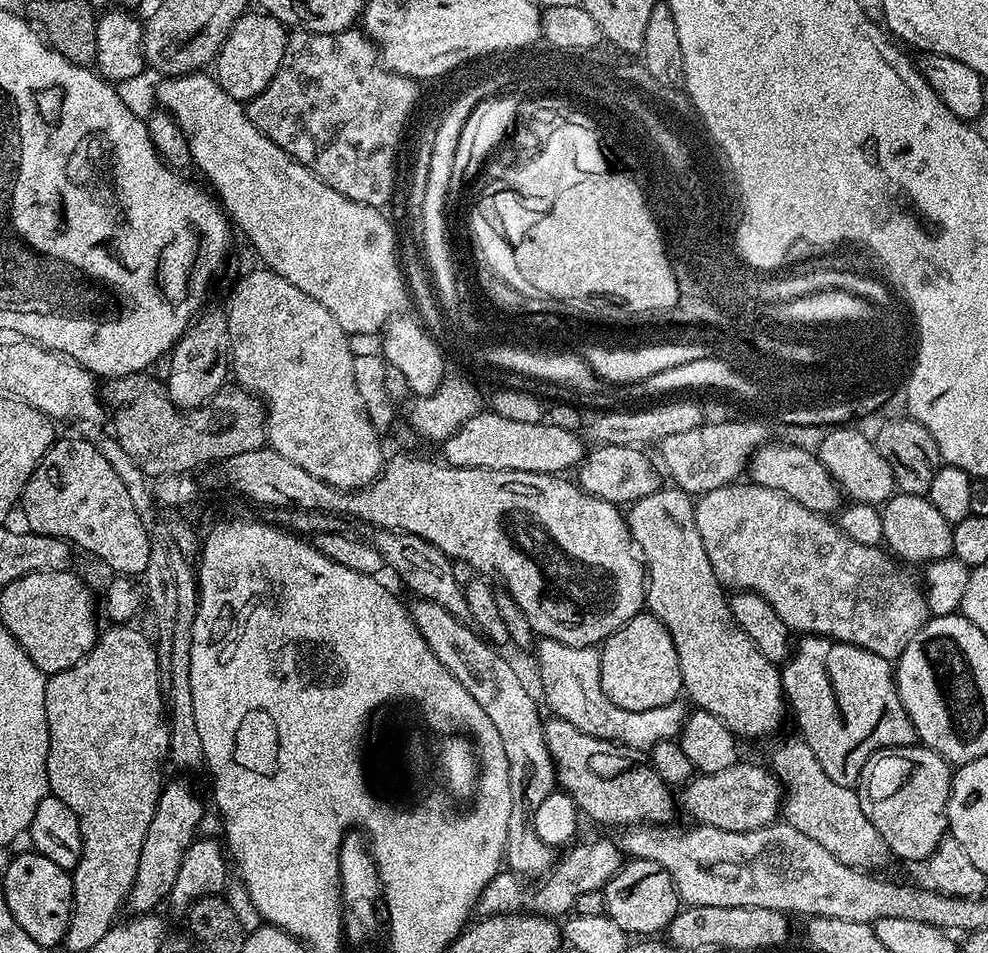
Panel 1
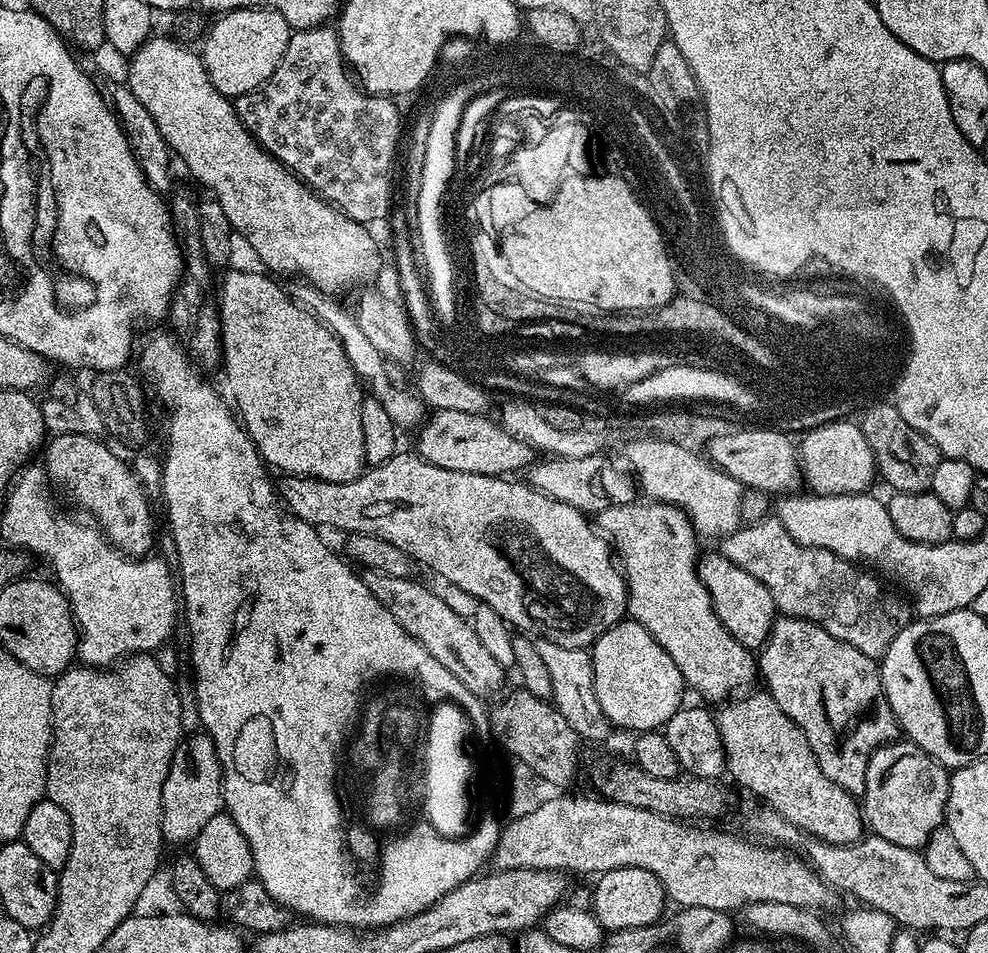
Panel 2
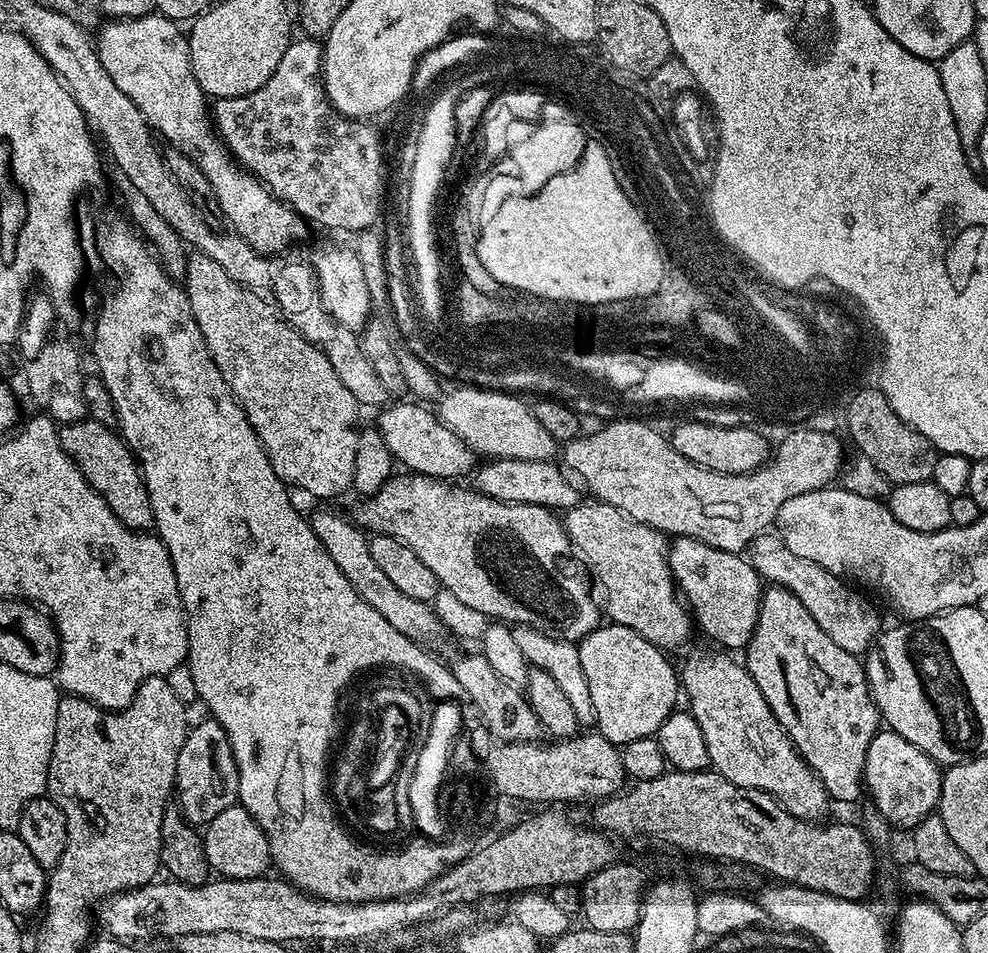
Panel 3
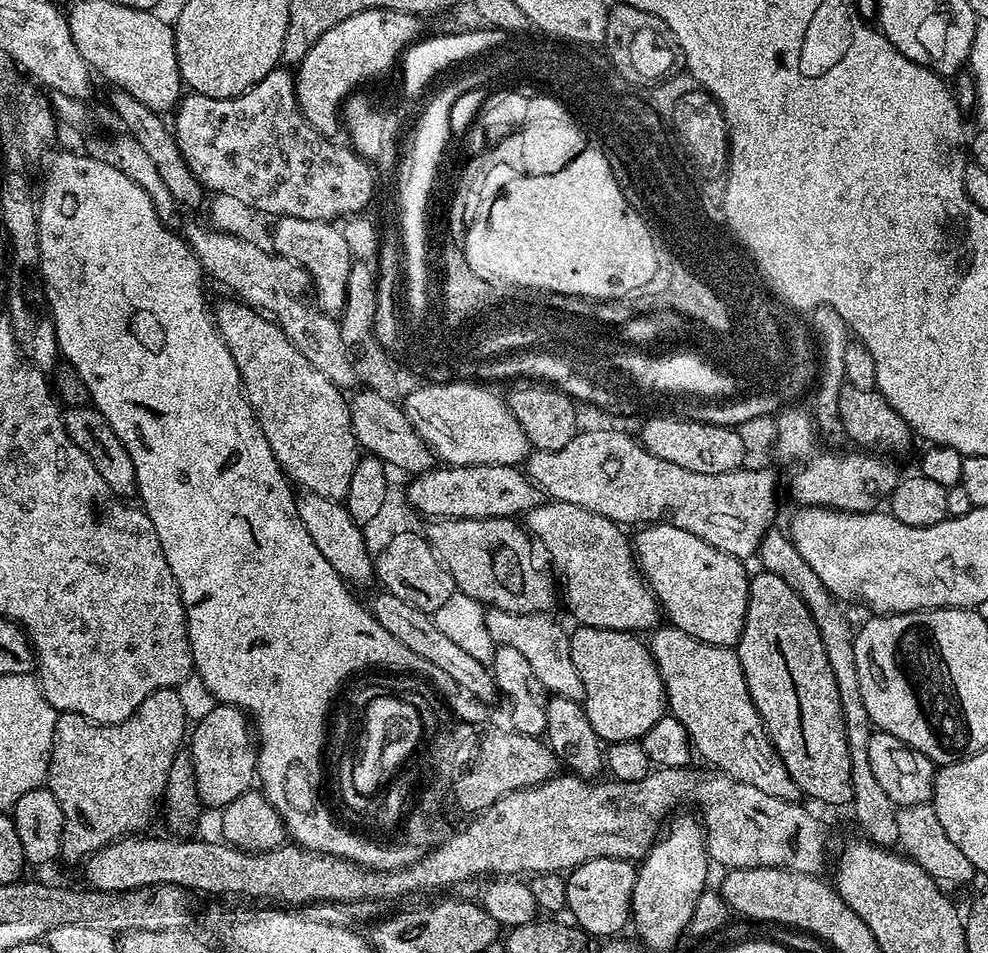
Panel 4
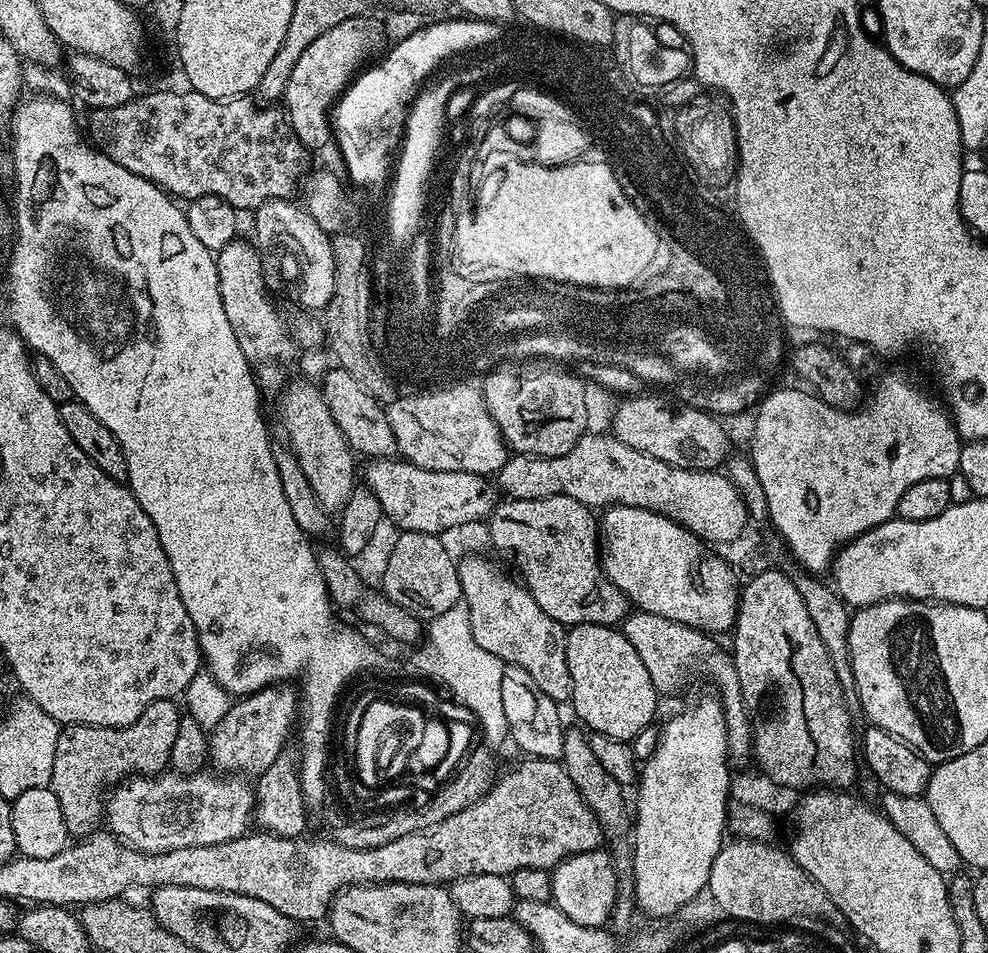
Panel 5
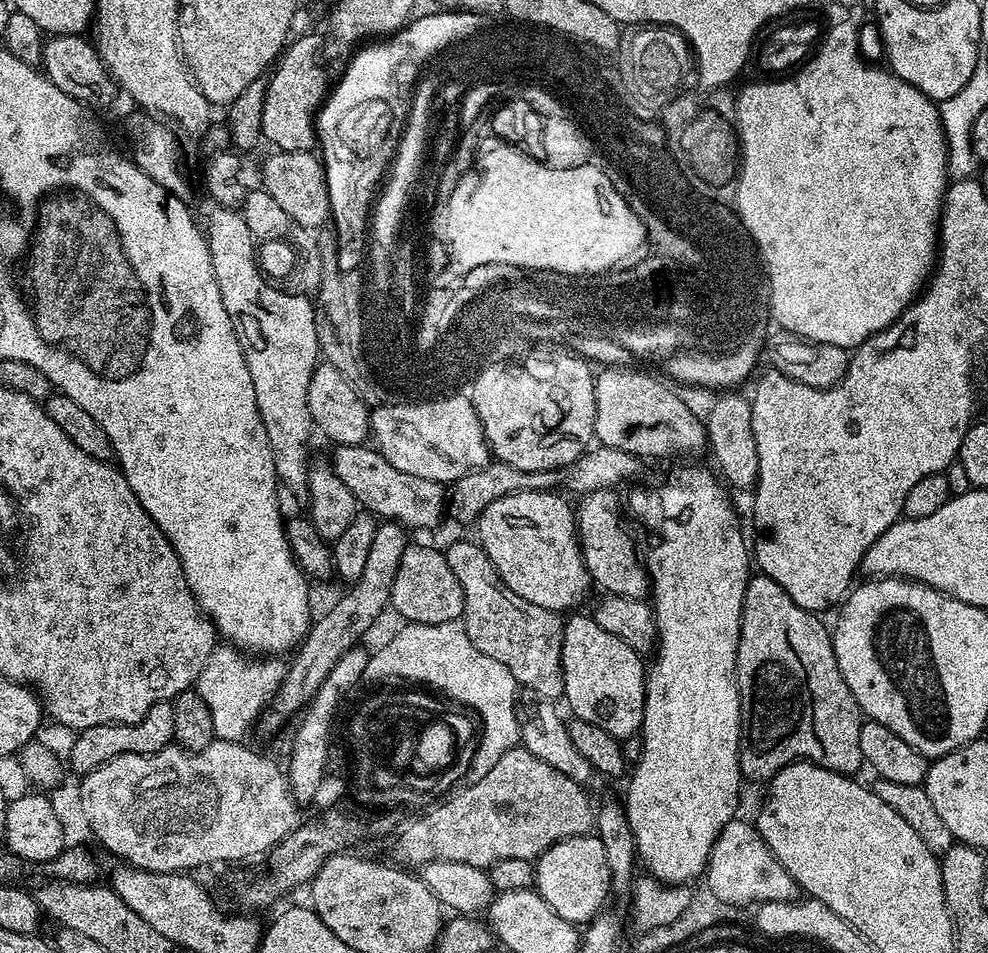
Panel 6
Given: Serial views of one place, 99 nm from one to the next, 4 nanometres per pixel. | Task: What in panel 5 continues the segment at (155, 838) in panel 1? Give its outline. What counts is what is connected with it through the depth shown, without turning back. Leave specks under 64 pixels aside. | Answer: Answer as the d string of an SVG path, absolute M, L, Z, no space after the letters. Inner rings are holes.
M281 682L271 688L237 699L218 726L210 732L208 755L213 769L224 774L258 778L285 751L288 734L293 733L298 718L298 692L291 683Z

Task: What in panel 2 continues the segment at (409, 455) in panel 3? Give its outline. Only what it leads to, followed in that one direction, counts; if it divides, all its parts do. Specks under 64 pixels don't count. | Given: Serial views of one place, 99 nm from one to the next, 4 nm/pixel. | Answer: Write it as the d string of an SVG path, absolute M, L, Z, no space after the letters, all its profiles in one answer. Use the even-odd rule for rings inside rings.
M435 410L419 425L420 437L416 440L415 451L426 462L434 466L442 466L442 470L458 470L462 474L482 474L483 476L503 476L516 474L527 469L533 463L534 450L526 442L514 438L495 419L488 420L487 415L462 413L461 410Z

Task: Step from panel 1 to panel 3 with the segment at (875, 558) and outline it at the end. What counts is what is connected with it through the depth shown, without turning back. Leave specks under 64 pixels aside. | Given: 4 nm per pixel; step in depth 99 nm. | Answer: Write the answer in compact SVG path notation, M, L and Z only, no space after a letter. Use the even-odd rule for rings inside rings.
M765 534L753 540L750 559L761 581L794 594L794 598L798 598L798 602L802 602L802 606L810 610L810 618L814 618L814 622L818 622L818 626L822 626L822 630L826 630L826 634L834 638L834 642L838 642L842 650L860 656L873 647L882 631L882 623L880 624L875 606L863 596L863 591L857 590L830 570L806 558L798 558L798 554L790 554L790 550L776 534Z

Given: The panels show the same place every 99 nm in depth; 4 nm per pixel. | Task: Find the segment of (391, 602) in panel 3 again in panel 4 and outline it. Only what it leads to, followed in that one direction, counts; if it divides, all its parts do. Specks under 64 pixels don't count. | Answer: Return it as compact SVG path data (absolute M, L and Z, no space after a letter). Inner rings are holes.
M301 491L296 496L296 513L298 518L302 518L302 526L306 526L310 539L314 546L318 546L322 558L326 558L326 562L334 566L343 580L352 586L368 584L374 580L374 556L367 550L361 525L352 519L341 501L327 500L322 498L322 494Z

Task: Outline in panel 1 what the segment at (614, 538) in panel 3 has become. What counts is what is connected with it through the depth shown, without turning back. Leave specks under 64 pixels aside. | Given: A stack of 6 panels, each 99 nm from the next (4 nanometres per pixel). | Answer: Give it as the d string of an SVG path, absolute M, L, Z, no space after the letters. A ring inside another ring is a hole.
M661 486L657 492L637 500L627 509L628 535L642 557L646 569L646 608L670 630L674 638L674 650L678 650L680 683L683 695L693 700L702 712L714 714L738 738L756 740L768 736L784 720L786 701L780 681L781 669L759 652L750 638L732 617L725 585L714 574L710 558L706 558L706 546L702 546L702 534L698 534L696 505L693 497L683 488Z

